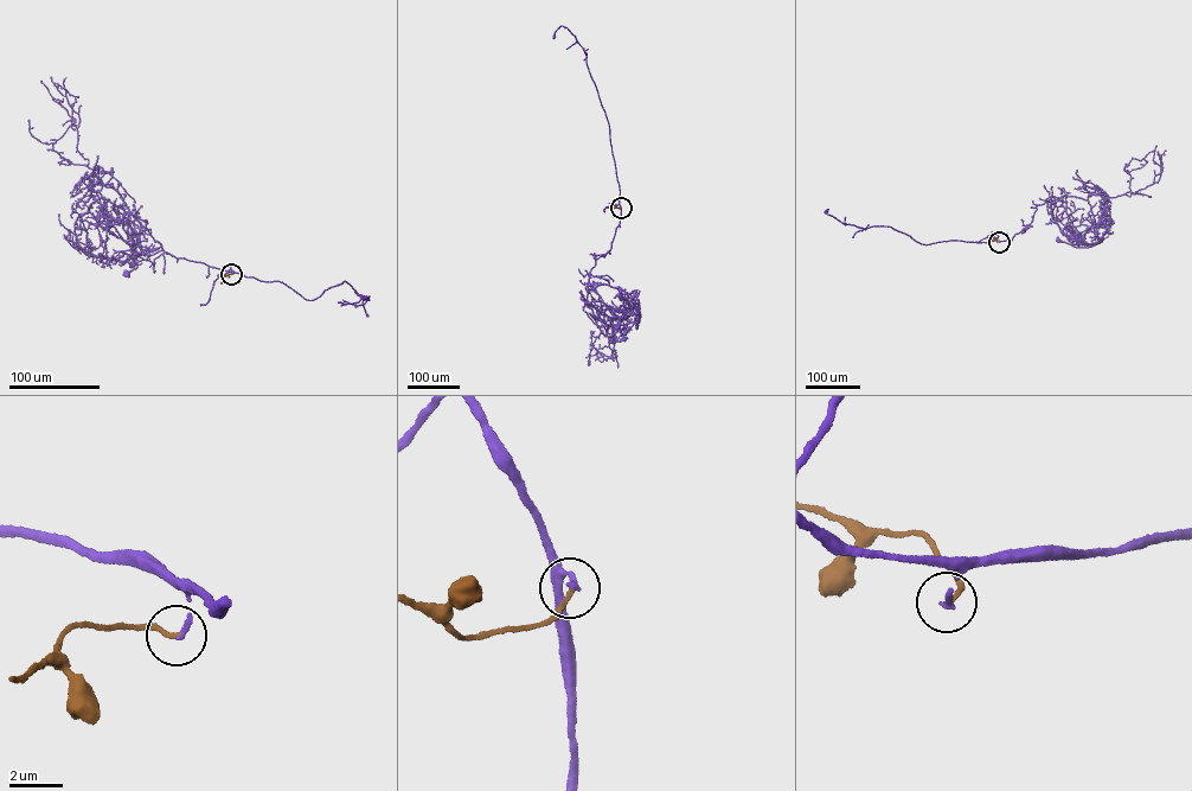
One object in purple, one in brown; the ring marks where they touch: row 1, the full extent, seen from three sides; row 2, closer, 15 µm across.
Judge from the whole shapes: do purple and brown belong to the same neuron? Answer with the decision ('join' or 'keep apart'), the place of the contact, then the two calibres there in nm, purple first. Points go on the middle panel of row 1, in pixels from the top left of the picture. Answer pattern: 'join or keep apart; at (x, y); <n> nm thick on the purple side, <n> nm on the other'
join; at (621, 208); 170 nm thick on the purple side, 160 nm on the other

